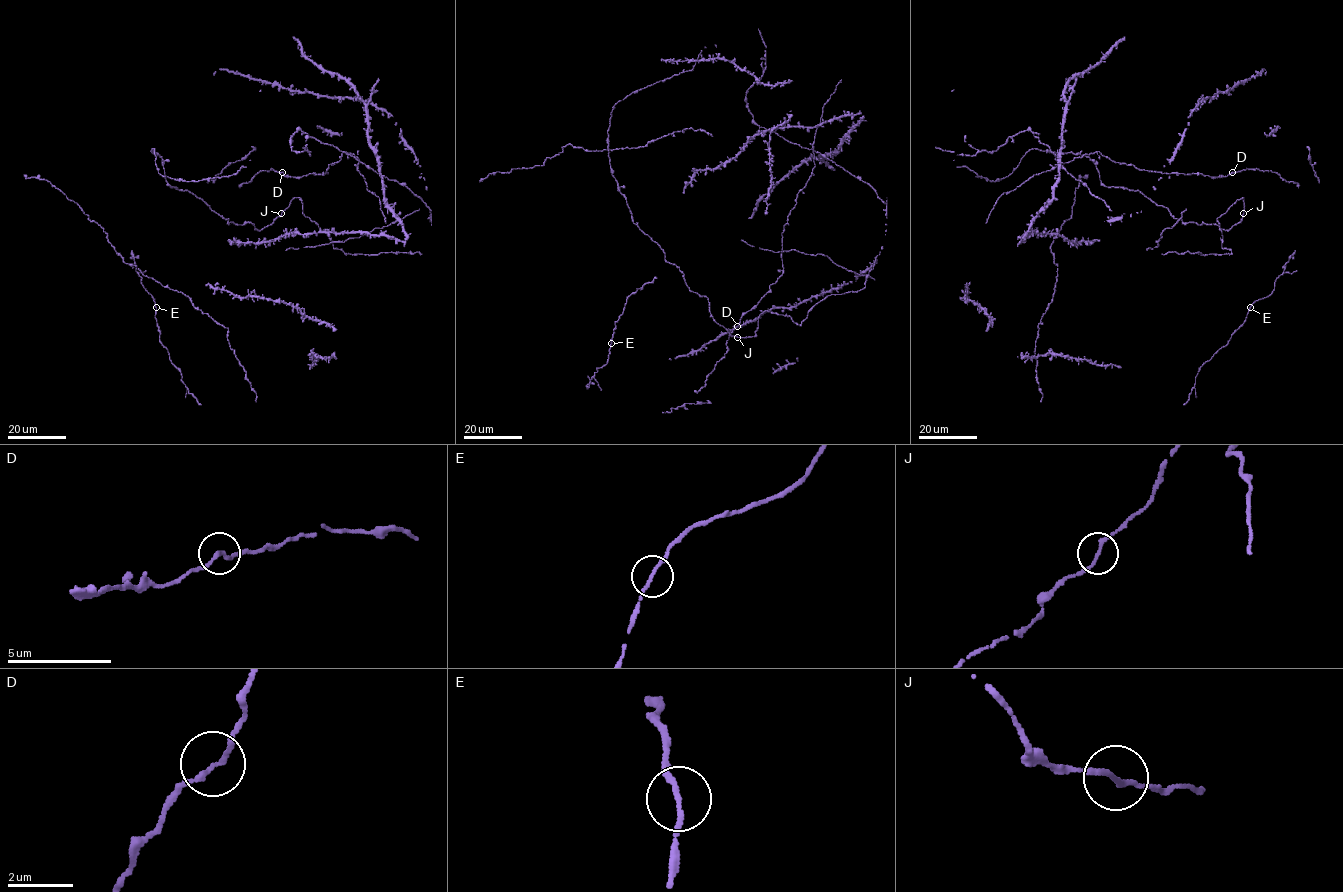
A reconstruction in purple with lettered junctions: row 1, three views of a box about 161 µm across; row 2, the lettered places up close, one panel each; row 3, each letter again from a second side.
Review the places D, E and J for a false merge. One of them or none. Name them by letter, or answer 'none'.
none

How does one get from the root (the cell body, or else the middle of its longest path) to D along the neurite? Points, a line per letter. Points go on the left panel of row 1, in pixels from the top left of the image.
D: (341, 156), (338, 161), (328, 165), (327, 173), (285, 177), (282, 172)

